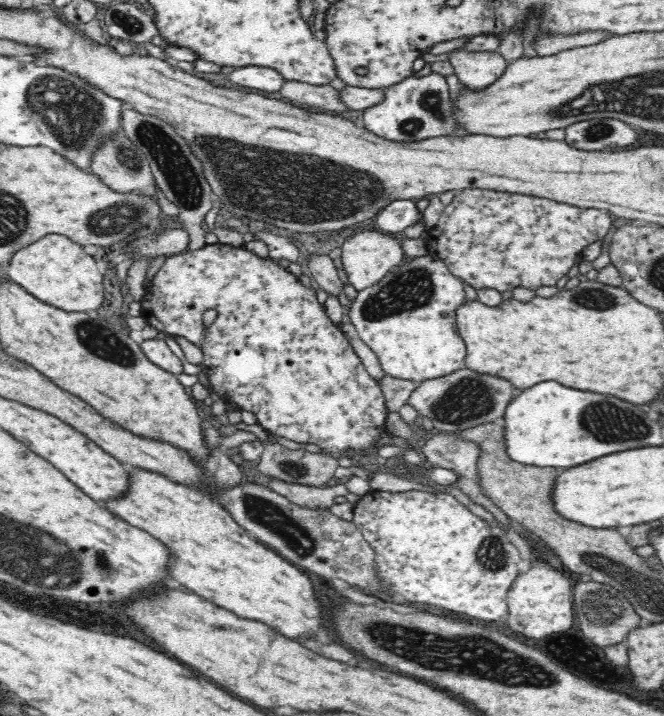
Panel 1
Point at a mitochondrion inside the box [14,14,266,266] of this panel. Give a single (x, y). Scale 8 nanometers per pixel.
(84, 115)

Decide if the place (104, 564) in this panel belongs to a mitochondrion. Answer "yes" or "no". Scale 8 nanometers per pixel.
yes

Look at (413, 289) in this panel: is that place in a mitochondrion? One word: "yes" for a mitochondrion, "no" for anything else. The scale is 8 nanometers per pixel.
yes

